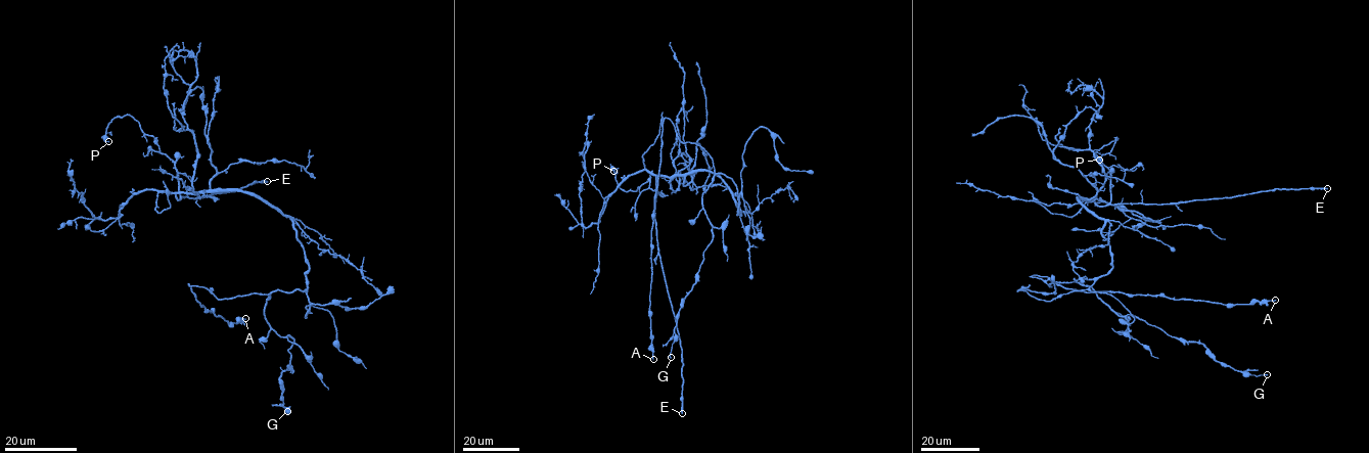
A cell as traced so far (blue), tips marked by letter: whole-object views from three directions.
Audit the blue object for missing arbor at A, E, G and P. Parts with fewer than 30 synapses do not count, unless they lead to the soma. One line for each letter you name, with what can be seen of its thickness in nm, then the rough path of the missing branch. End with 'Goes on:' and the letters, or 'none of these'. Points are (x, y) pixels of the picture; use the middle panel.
E: calibre 240 nm
Goes on: E

